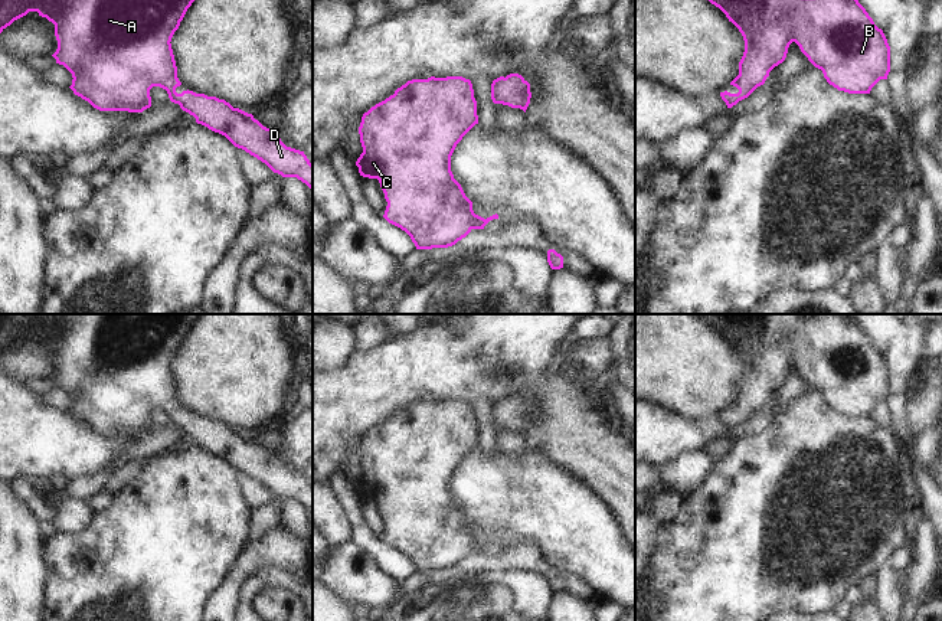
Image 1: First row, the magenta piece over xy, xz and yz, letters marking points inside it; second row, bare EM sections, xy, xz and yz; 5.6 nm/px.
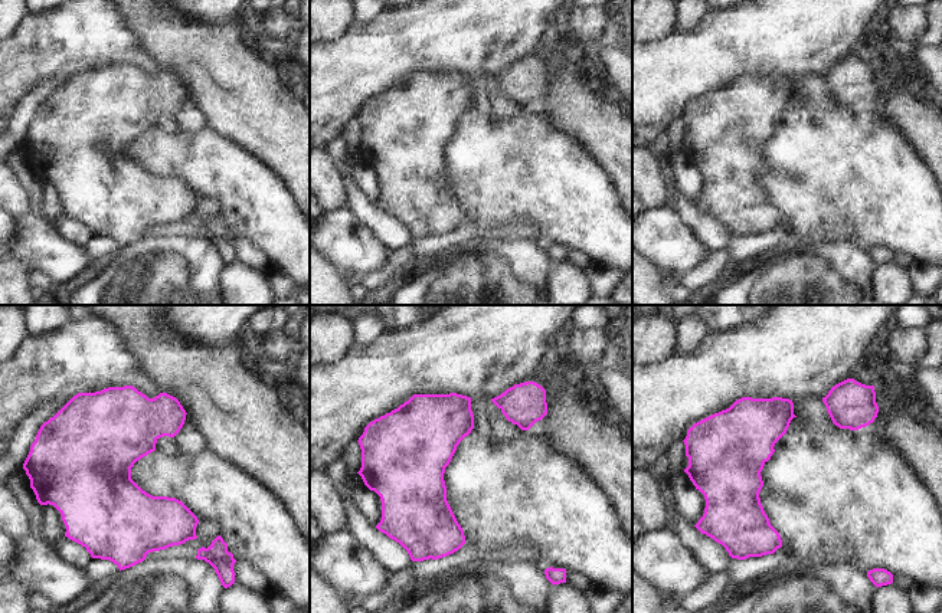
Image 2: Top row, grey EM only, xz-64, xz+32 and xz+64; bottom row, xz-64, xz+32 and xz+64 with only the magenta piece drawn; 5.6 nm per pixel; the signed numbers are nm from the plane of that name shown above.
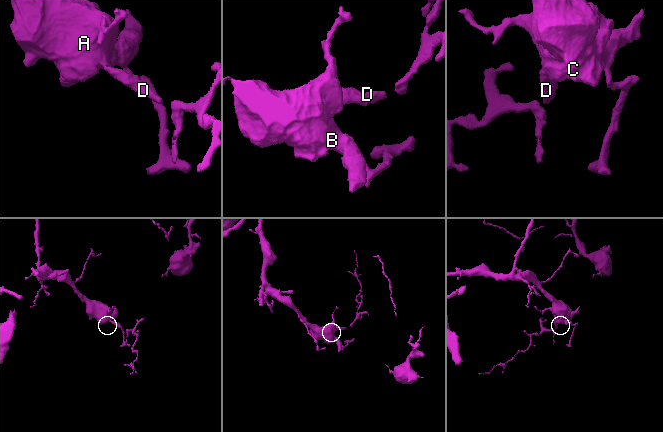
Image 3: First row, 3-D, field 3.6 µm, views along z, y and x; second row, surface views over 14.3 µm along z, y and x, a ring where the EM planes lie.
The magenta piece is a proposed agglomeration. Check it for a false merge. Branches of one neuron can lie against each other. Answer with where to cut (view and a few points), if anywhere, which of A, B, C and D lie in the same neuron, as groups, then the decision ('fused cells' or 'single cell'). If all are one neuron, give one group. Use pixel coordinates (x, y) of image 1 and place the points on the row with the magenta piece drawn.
no cut; A B C D; single cell

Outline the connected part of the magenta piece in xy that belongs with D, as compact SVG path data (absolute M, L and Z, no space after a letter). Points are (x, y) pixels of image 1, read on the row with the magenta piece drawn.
M0 0L0 33L14 20L29 12L37 12L55 24L58 49L52 55L56 63L63 65L72 73L69 86L75 95L88 101L99 111L143 112L151 107L150 89L160 86L167 91L171 102L196 118L197 124L225 135L235 147L265 163L274 173L282 177L297 177L313 189L313 164L304 151L287 147L275 130L264 127L252 114L233 108L225 99L196 94L193 91L176 92L181 85L177 78L177 66L171 49L171 37L179 29L187 9L194 0Z

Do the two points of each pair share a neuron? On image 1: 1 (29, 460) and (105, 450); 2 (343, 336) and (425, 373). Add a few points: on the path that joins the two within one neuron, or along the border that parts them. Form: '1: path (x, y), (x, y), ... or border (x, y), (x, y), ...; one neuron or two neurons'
1: path (48, 450), (87, 450); one neuron
2: border (357, 349), (342, 369), (333, 372); two neurons

